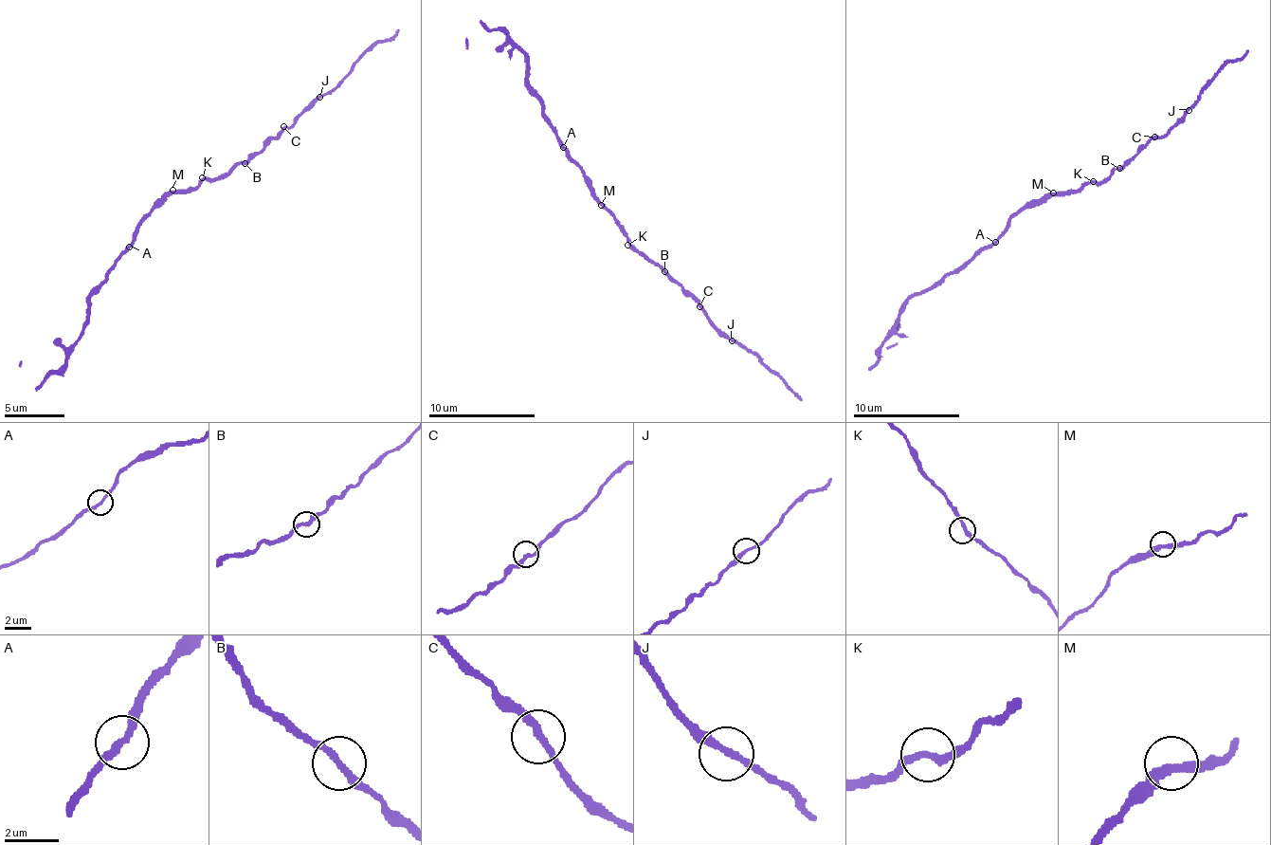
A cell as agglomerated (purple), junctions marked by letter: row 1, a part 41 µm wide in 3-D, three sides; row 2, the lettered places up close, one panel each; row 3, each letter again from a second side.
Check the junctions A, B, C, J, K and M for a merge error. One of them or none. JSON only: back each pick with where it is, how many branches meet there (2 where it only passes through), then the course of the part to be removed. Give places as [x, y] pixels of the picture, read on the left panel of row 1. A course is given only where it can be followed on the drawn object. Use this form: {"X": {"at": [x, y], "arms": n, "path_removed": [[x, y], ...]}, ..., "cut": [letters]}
{"cut": []}

